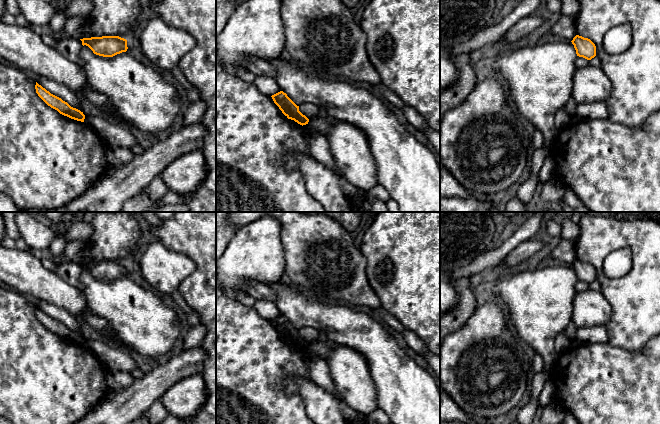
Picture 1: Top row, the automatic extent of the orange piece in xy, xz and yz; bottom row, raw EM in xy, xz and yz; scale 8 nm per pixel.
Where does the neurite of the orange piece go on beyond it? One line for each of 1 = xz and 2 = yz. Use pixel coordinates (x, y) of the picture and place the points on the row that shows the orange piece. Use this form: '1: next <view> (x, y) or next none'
1: next none
2: next none

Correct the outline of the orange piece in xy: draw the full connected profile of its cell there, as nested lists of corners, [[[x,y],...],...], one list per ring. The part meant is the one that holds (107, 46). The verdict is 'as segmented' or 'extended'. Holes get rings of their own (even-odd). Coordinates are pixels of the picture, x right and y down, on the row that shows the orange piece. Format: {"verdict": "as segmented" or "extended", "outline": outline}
{"verdict": "as segmented", "outline": [[[119,36],[91,37],[80,40],[83,46],[88,46],[94,54],[103,57],[113,57],[128,49],[127,40]]]}

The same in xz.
{"verdict": "as segmented", "outline": [[[280,91],[271,97],[288,119],[294,120],[302,126],[308,124],[309,119],[299,111],[299,106],[297,106],[286,93]]]}

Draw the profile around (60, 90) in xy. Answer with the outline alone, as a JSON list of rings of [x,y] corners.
[[[39,76],[37,83],[49,91],[51,94],[67,102],[71,107],[76,108],[82,112],[82,107],[79,99],[75,93],[64,84],[61,84],[44,76]]]

